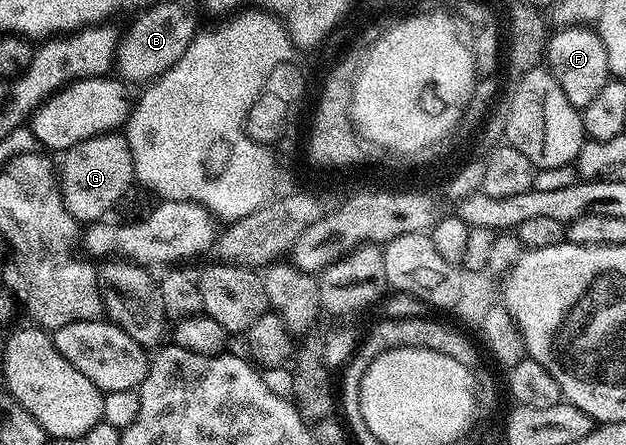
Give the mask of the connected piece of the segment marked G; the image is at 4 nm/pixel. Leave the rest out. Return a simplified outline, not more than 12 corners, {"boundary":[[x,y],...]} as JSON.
{"boundary":[[116,131],[62,154],[61,199],[76,222],[107,213],[135,181]]}

